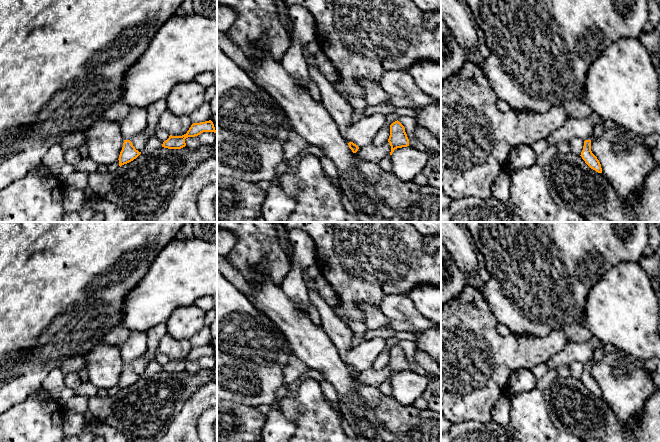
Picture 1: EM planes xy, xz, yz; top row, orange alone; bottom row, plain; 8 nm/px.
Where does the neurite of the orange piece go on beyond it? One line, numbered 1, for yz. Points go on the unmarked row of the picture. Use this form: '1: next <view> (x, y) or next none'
1: next none

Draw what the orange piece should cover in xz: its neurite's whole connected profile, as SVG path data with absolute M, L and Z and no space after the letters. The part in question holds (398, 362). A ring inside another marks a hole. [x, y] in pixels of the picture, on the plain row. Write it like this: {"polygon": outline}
{"polygon": "M398 344L390 349L390 360L388 366L391 370L390 379L392 379L397 372L409 370L409 363L405 356L405 352Z"}

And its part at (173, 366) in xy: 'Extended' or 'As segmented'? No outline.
As segmented

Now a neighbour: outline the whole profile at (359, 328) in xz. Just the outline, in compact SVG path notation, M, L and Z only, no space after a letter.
M349 320L347 325L352 330L353 334L356 335L364 335L368 331L367 326L363 322Z

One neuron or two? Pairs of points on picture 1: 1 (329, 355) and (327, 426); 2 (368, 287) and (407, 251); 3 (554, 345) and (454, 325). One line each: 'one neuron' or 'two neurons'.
1: two neurons
2: one neuron
3: one neuron

